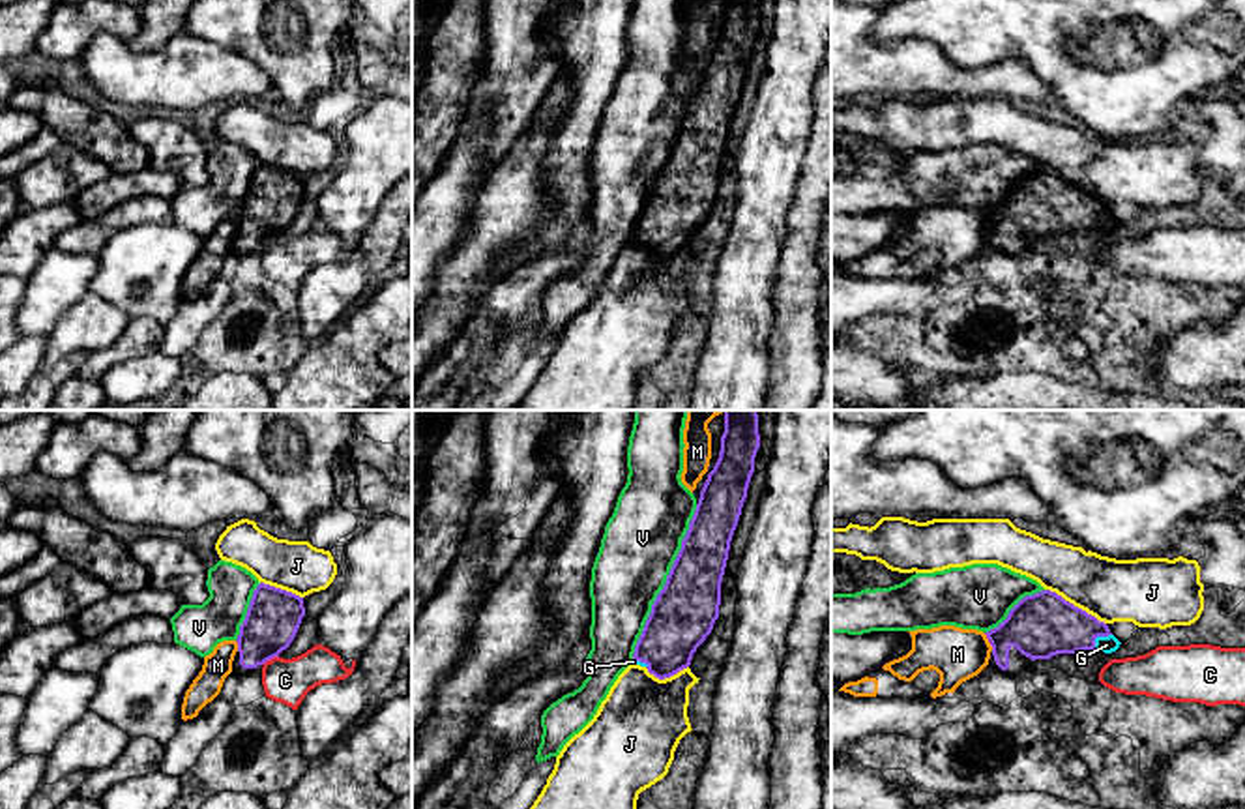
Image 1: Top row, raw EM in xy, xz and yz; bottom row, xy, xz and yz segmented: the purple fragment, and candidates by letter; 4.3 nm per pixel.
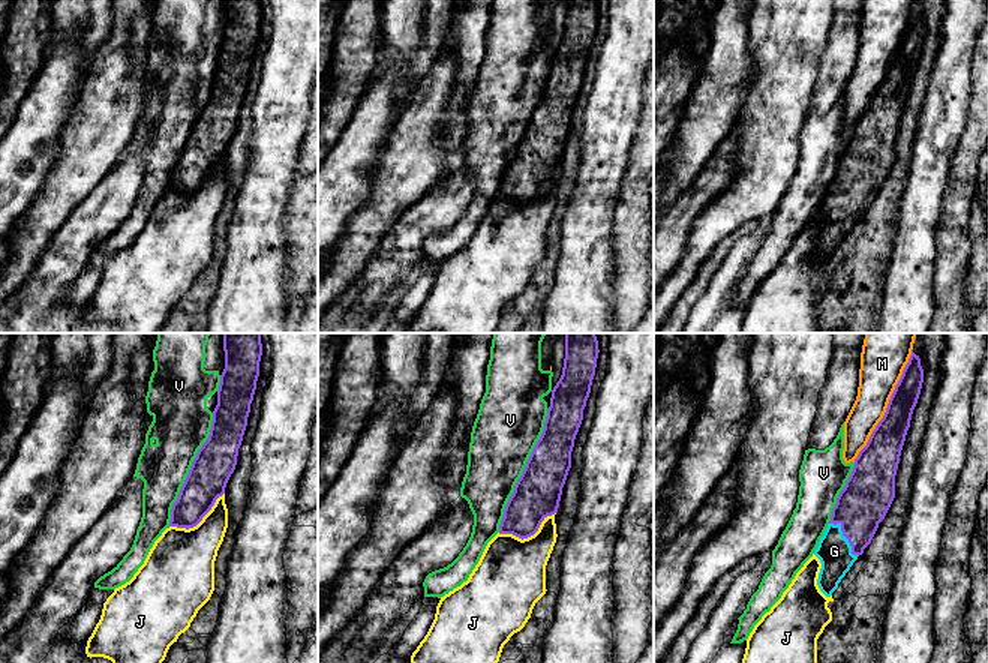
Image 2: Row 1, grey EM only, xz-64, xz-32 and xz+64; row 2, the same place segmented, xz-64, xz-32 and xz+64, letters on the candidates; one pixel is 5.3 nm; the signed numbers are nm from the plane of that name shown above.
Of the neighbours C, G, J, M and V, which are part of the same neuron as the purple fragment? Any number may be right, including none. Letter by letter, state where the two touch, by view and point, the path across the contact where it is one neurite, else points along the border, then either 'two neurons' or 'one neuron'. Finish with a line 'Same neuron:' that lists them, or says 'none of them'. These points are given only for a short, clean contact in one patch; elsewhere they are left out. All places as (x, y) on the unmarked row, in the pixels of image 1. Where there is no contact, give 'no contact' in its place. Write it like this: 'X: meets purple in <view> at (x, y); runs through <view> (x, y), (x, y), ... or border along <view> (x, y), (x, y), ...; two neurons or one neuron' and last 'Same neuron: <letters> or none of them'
C: meets purple in xy at (270, 238); border along xy (278, 236), (263, 244); two neurons
G: meets purple in yz at (1099, 216); runs through yz (1043, 205), (1099, 216), (1107, 225); one neuron
J: meets purple in yz at (1073, 186); two neurons
M: meets purple in yz at (989, 221); two neurons
V: meets purple in xz at (667, 161); two neurons
Same neuron: G

